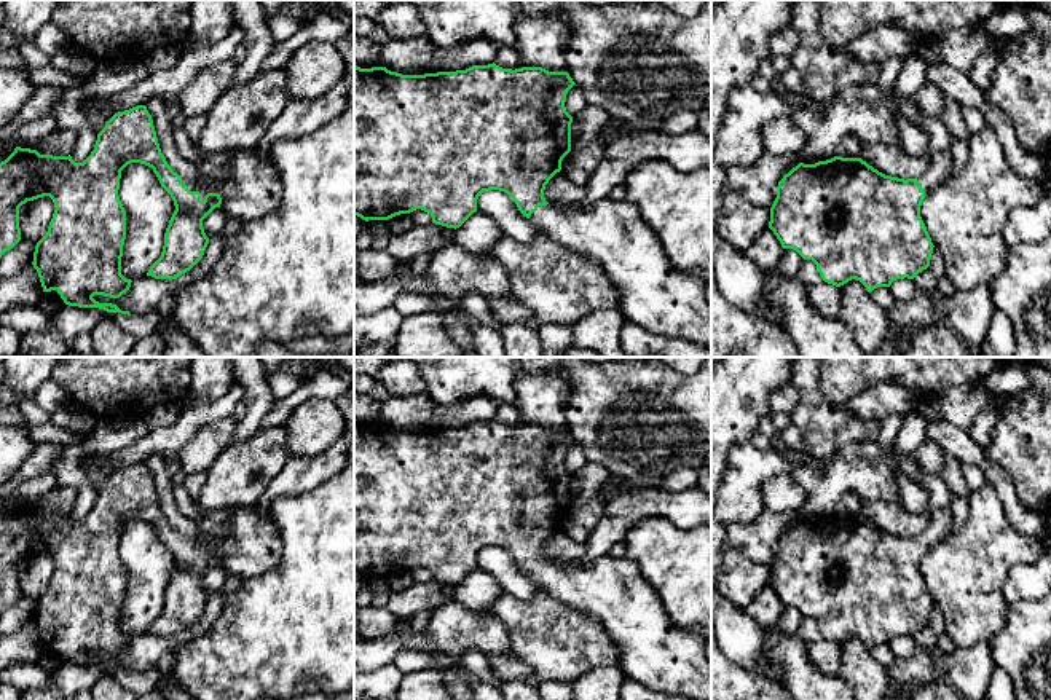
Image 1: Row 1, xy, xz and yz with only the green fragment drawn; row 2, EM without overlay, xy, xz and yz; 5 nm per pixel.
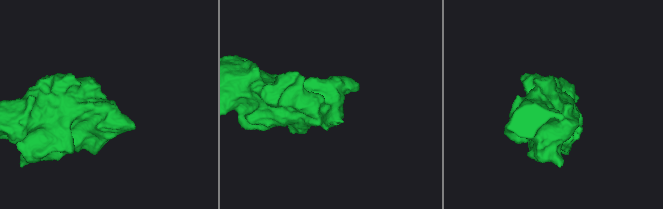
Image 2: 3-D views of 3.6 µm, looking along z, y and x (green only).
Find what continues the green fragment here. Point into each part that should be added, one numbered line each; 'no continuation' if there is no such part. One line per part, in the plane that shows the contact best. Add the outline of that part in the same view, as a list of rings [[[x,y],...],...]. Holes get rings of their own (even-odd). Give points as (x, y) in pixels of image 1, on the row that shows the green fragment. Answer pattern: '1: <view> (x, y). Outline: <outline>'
1: xy (252, 190). Outline: [[[236,148],[228,159],[231,175],[222,182],[211,182],[204,177],[185,179],[182,183],[190,191],[199,191],[201,201],[207,193],[218,193],[222,204],[214,210],[222,210],[228,218],[247,223],[266,215],[281,201],[282,185],[270,155]]]

